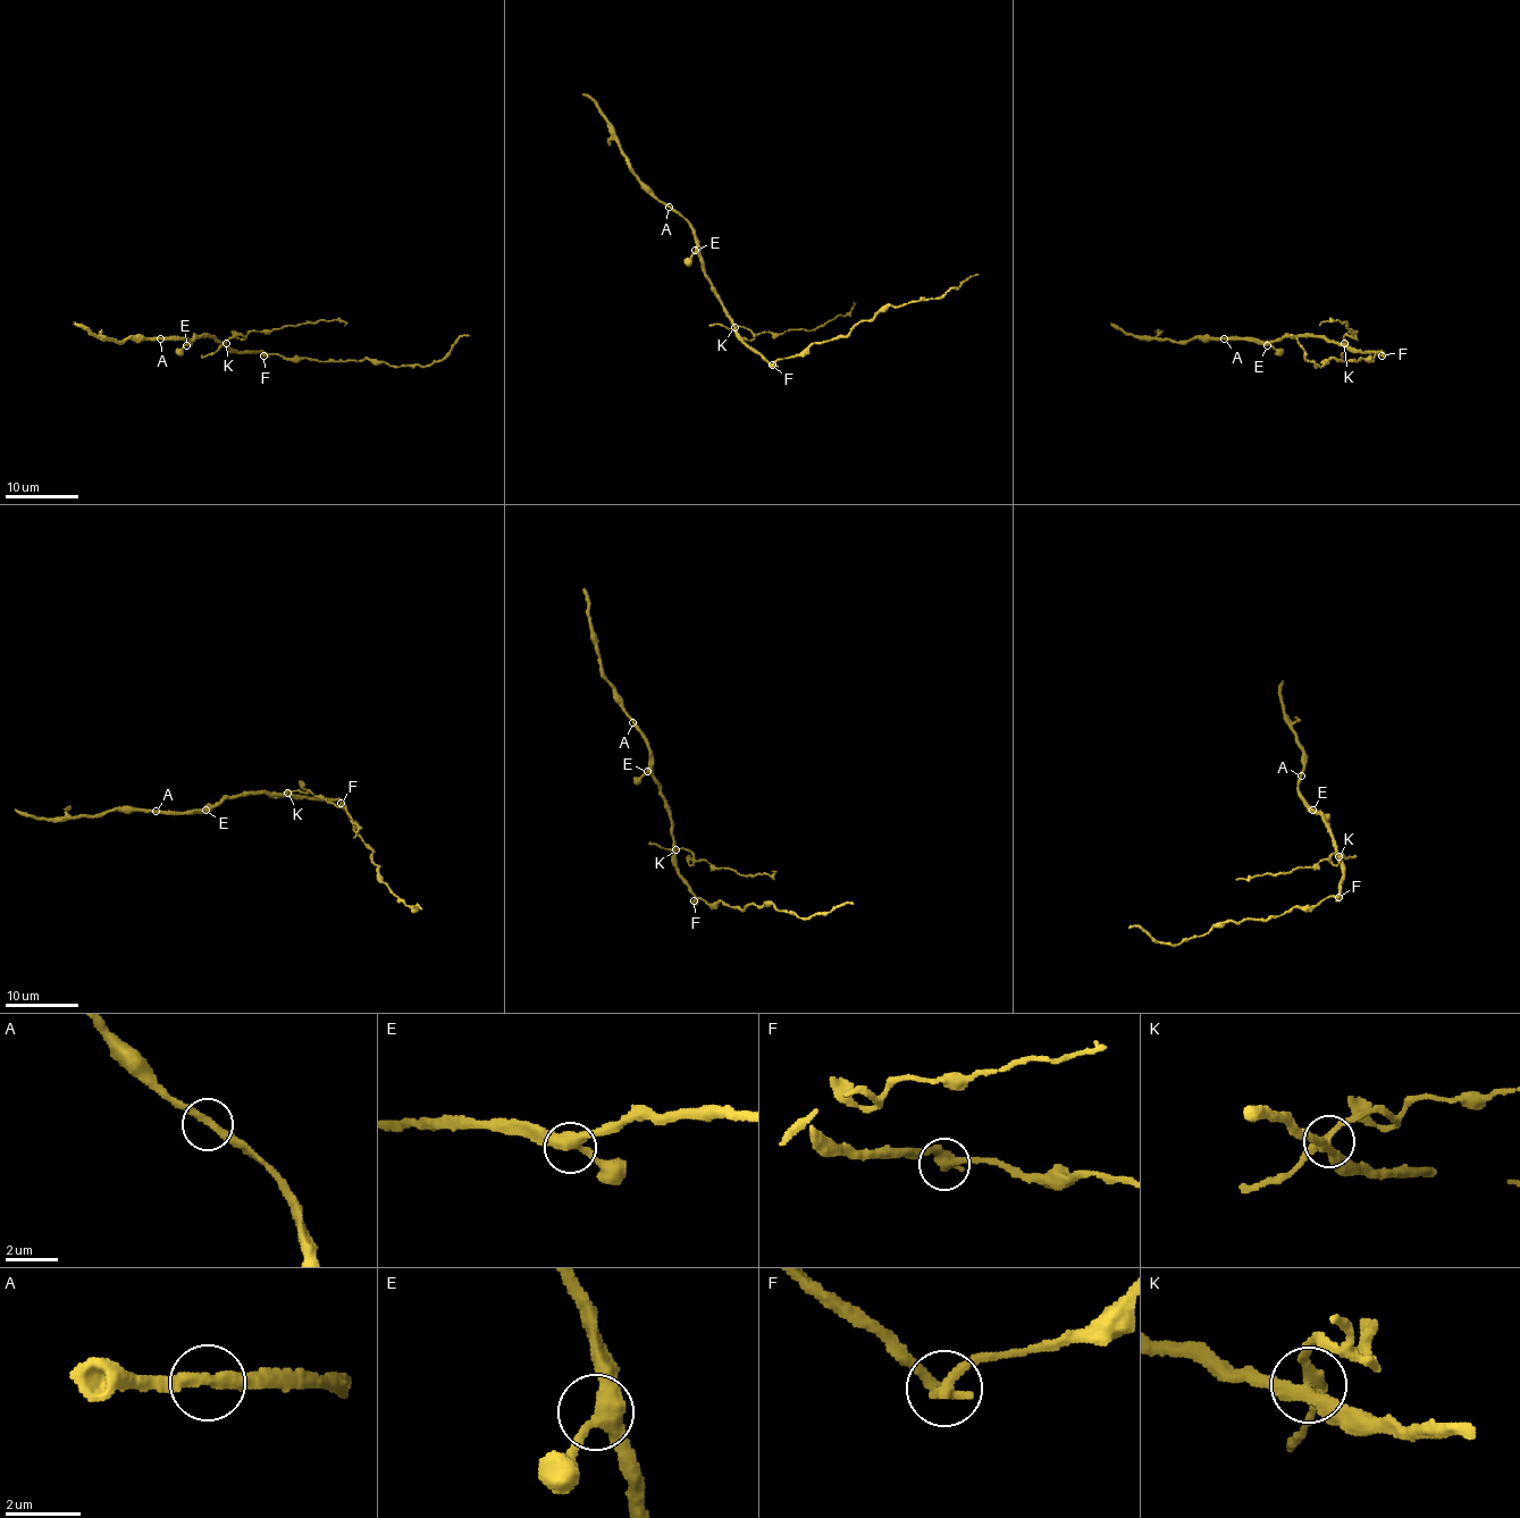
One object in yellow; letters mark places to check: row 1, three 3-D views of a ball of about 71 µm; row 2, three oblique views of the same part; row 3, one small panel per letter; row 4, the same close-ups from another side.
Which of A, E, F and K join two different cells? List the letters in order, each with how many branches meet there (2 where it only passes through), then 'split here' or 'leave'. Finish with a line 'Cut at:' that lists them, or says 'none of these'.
A: 2 branches meet; leave
E: 3 branches meet; leave
F: 2 branches meet; split here
K: 4 branches meet; split here
Cut at: F, K

